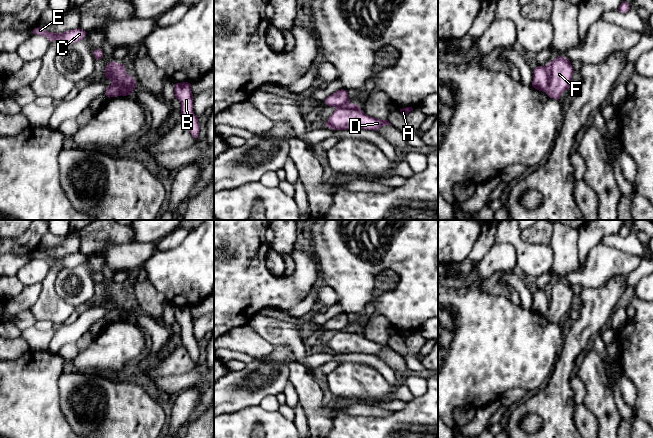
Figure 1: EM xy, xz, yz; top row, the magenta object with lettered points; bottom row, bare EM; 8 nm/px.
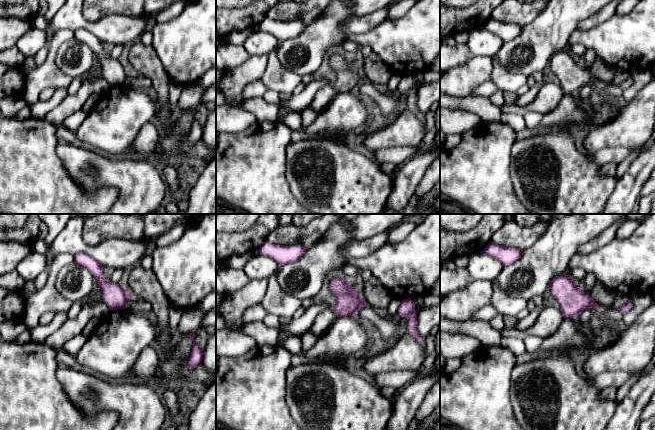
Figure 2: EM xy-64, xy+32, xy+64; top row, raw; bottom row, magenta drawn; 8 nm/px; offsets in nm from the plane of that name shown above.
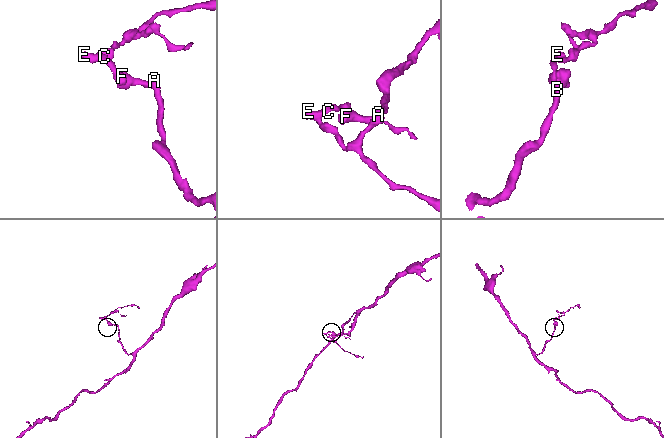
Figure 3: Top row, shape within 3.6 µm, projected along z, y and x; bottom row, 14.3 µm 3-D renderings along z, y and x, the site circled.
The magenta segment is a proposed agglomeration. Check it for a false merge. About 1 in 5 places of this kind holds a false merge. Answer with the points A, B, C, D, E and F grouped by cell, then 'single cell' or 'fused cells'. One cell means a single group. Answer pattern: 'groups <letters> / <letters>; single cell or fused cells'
groups A B D F / C E; fused cells

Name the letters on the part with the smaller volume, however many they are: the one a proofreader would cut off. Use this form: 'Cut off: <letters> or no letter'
Cut off: C, E

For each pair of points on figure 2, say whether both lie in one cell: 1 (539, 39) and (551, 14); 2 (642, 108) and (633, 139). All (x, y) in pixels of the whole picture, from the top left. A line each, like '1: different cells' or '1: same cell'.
1: same cell
2: same cell

